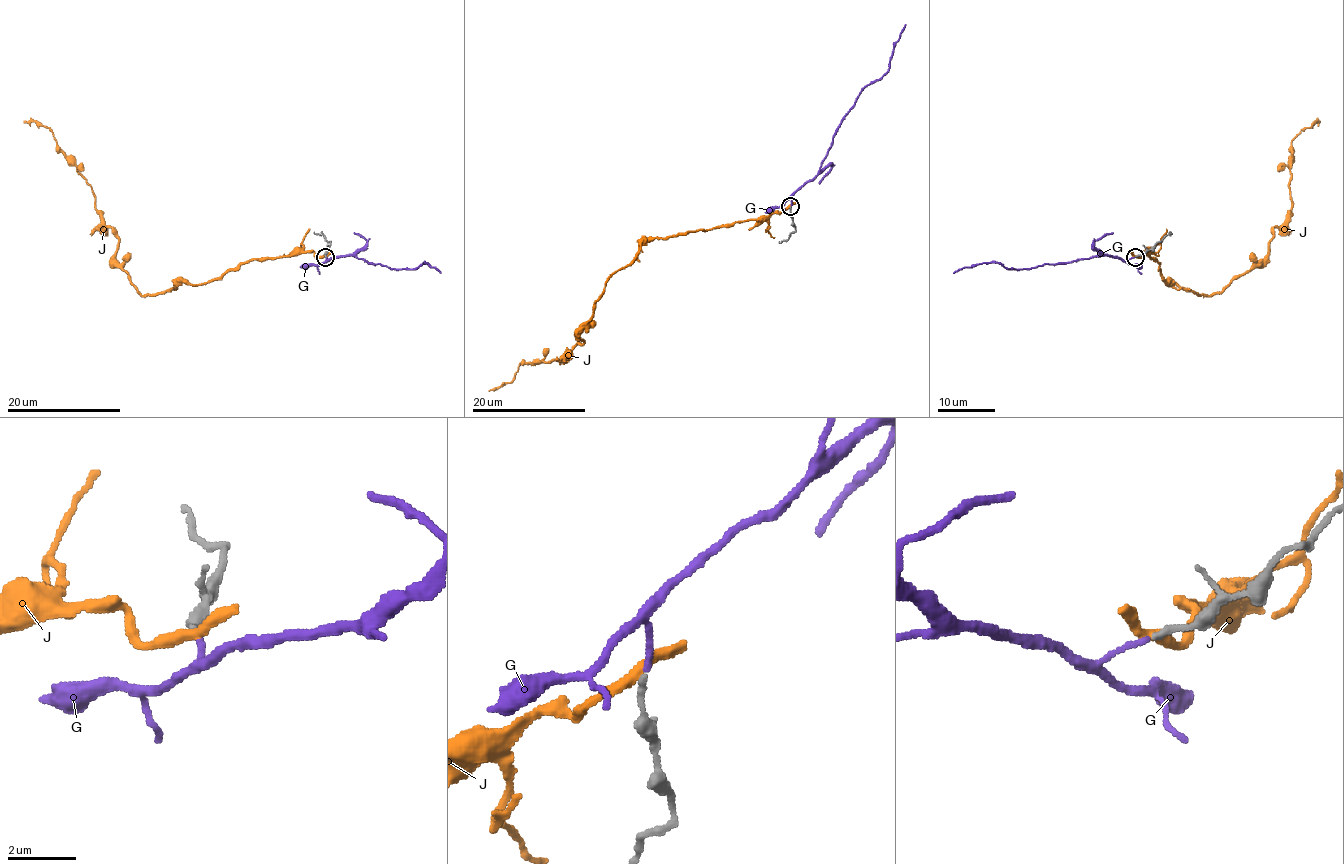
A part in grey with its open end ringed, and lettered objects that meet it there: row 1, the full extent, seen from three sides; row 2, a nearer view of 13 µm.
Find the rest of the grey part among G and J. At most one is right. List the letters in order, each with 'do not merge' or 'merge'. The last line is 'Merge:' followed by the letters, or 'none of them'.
G: merge
J: do not merge
Merge: G

